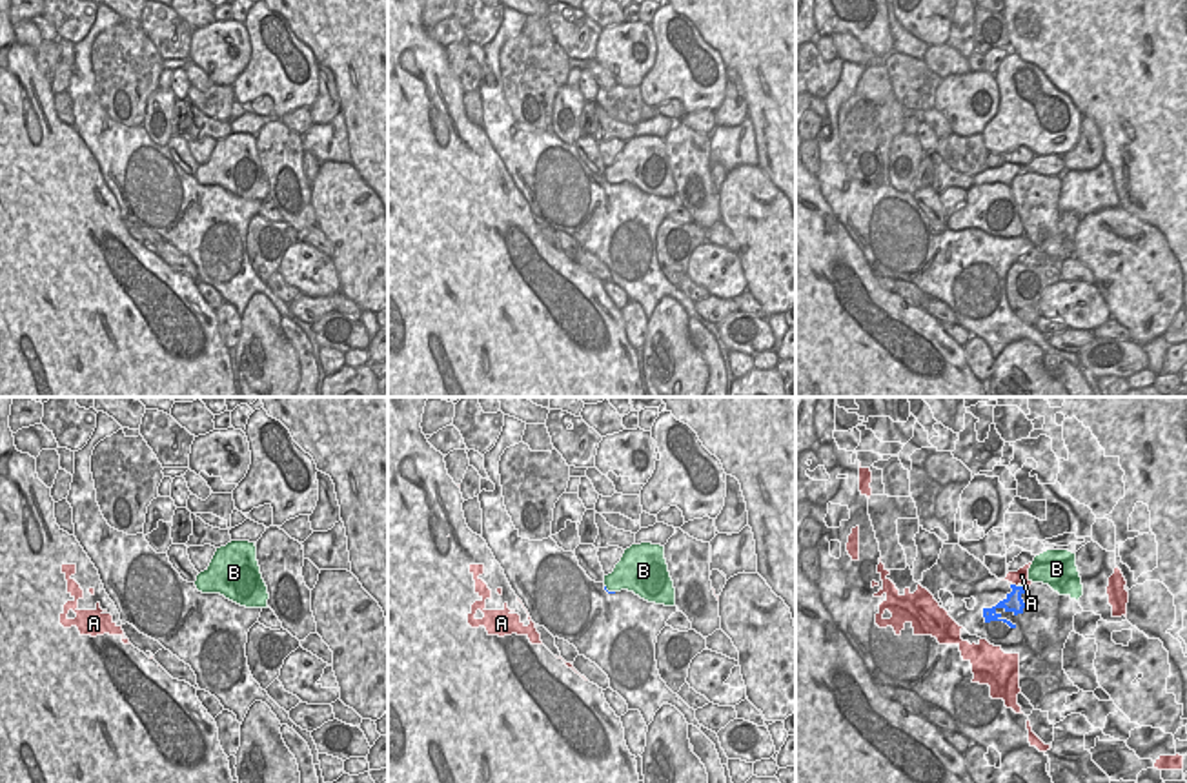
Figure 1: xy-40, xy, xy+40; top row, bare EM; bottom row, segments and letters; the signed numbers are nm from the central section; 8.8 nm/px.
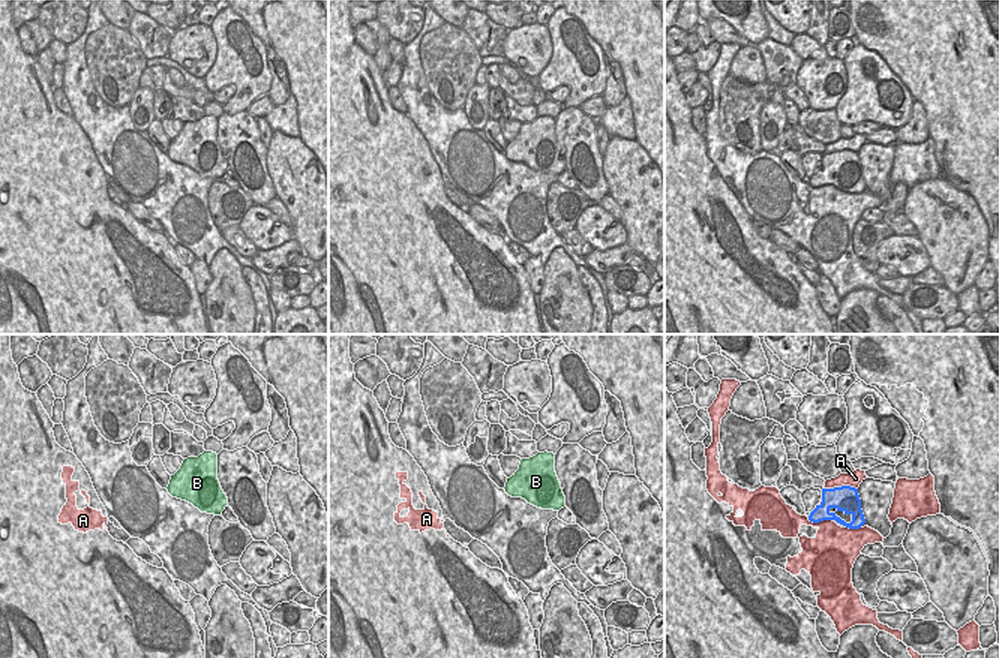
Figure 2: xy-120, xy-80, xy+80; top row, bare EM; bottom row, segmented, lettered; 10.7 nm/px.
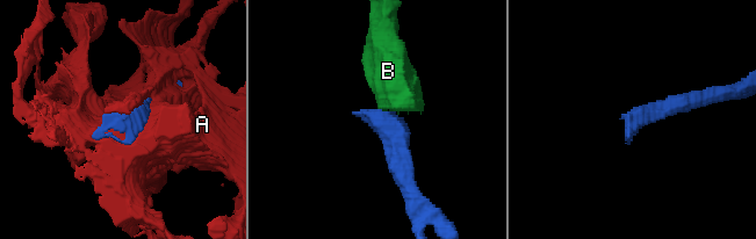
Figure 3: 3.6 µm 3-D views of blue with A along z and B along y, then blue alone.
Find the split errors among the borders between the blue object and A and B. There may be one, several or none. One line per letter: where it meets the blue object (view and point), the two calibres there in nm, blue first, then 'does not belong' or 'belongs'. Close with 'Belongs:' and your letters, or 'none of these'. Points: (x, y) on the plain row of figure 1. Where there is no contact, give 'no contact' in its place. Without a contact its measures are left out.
A: meets blue in xy+40 at (1014, 177); 160 nm thick on the blue side, 130 nm on the other; does not belong
B: meets blue in xy at (607, 183); 30 nm thick on the blue side, 280 nm on the other; belongs
Belongs: B

